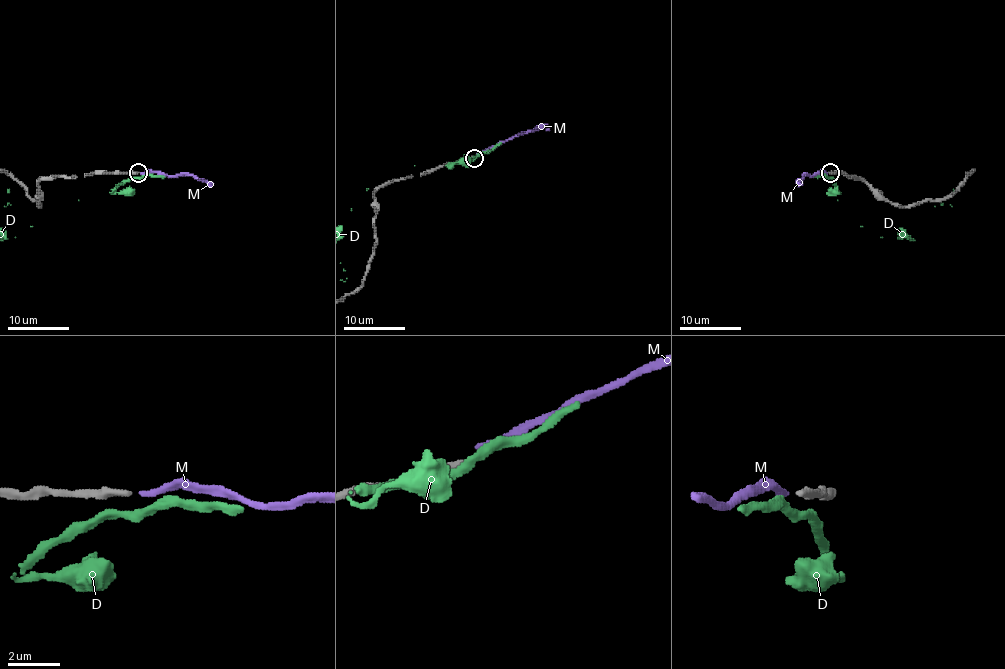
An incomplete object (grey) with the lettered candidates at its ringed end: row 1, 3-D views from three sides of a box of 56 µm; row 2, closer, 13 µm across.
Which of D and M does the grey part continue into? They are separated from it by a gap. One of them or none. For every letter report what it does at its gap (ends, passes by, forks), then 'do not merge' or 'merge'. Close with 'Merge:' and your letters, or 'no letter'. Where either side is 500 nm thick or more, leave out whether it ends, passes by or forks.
D: it passes by; do not merge
M: it ends there; do not merge
Merge: no letter

